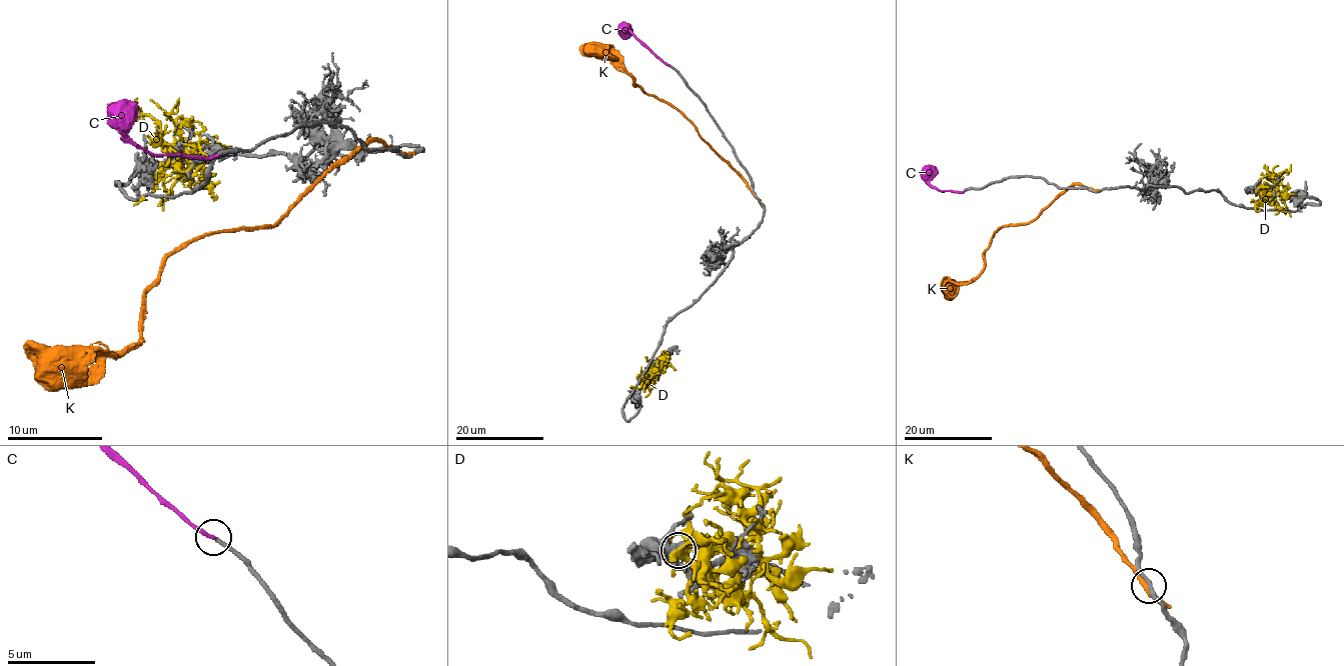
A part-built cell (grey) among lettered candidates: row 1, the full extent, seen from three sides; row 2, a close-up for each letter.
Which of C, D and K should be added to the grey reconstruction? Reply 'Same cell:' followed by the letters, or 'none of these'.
Same cell: none of these

